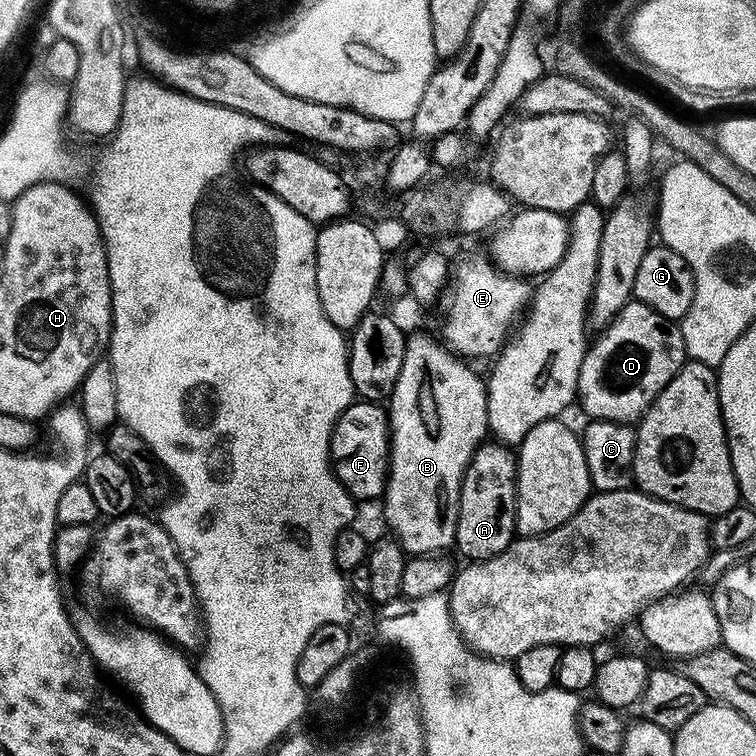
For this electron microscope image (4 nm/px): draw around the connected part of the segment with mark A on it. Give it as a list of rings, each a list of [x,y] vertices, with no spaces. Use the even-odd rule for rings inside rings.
[[[488,442],[477,448],[472,461],[464,471],[460,487],[458,526],[456,527],[455,551],[460,551],[465,561],[489,560],[512,545],[516,531],[516,461],[513,449],[492,442],[488,454]]]

